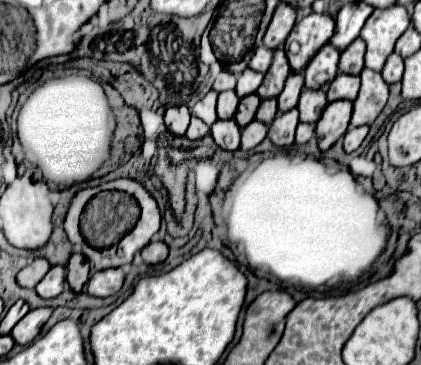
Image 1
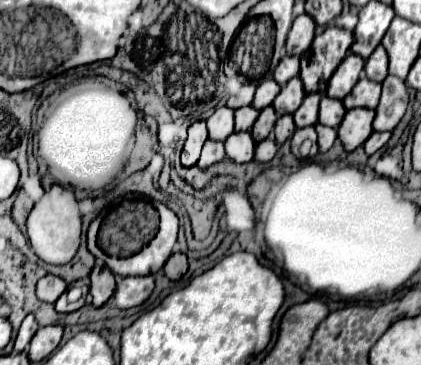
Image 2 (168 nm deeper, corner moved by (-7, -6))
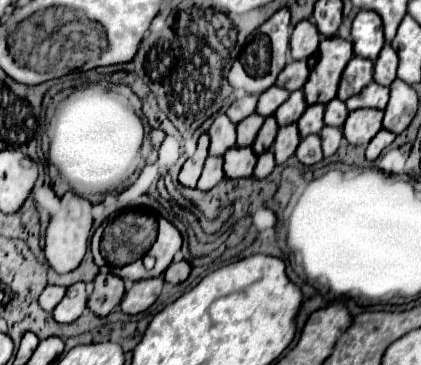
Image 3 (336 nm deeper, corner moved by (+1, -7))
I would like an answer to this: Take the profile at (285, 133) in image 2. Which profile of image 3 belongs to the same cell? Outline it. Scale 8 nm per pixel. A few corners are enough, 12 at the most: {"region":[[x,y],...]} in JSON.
{"region":[[296,125],[280,127],[272,145],[276,163],[294,155],[300,143]]}

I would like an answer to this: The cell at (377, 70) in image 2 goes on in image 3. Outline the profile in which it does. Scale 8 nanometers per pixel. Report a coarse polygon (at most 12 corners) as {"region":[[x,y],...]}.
{"region":[[386,43],[374,61],[374,81],[396,79],[398,55]]}

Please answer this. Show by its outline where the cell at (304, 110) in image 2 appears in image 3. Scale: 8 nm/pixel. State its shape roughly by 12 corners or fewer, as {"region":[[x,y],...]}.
{"region":[[308,105],[296,123],[300,137],[324,127],[324,105]]}

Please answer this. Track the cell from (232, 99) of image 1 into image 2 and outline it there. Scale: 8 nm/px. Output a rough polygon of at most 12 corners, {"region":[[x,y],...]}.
{"region":[[252,106],[238,108],[236,132],[250,132],[260,112]]}

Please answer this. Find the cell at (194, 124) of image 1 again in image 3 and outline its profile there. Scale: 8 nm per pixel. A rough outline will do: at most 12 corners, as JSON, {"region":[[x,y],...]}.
{"region":[[208,155],[200,183],[202,191],[224,179],[222,157]]}

